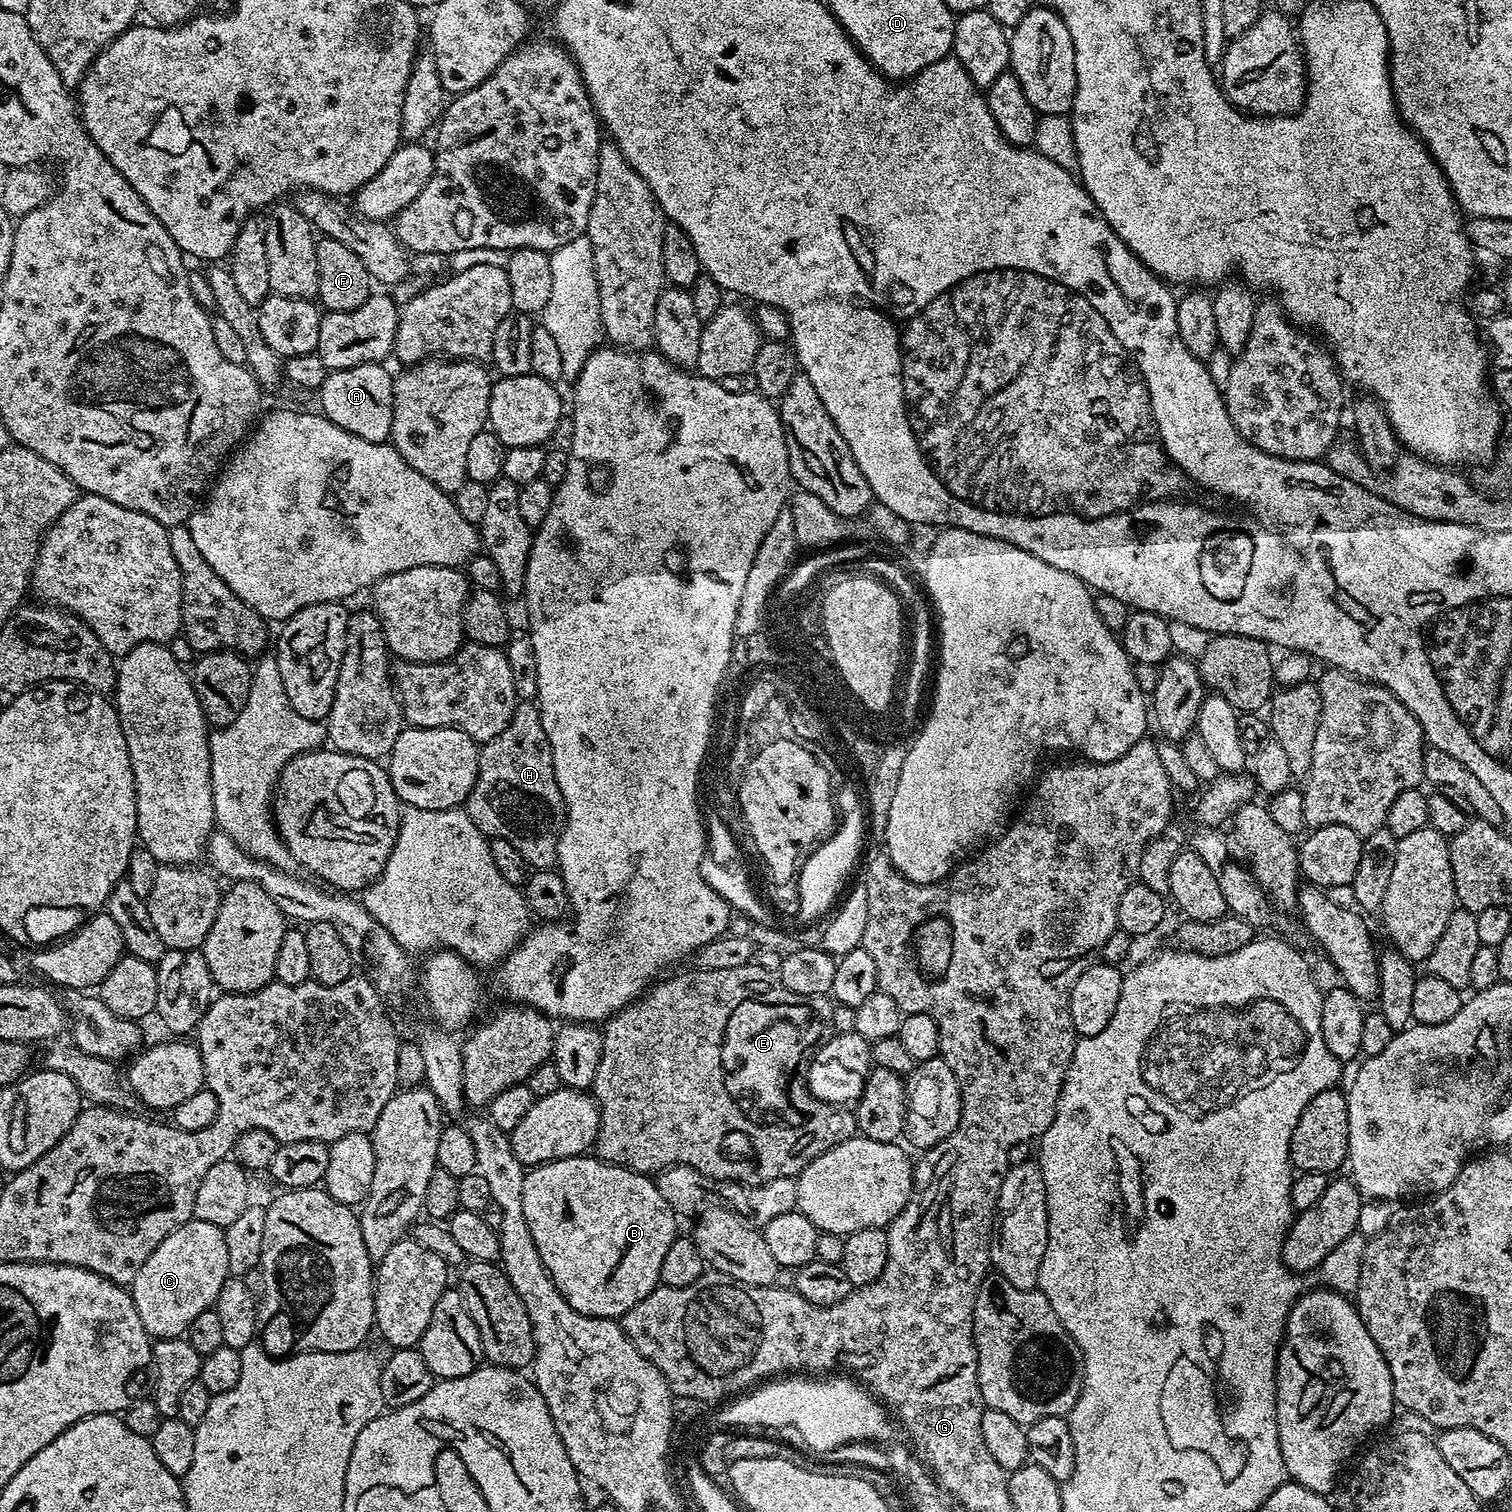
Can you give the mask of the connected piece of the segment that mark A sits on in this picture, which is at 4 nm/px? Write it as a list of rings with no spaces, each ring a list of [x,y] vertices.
[[[383,363],[363,364],[353,368],[329,371],[326,382],[320,387],[319,411],[342,430],[375,444],[385,443],[391,437],[394,422],[393,373],[384,369]]]

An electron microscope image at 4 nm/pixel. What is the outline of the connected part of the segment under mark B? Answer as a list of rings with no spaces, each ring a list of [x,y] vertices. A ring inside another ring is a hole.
[[[592,1154],[583,1156],[571,1156],[561,1160],[552,1160],[549,1164],[538,1164],[529,1167],[524,1174],[522,1186],[522,1211],[526,1214],[526,1226],[530,1226],[530,1234],[534,1234],[534,1246],[538,1246],[538,1254],[542,1254],[542,1262],[554,1282],[554,1286],[570,1302],[574,1310],[578,1310],[583,1316],[603,1316],[605,1318],[622,1318],[642,1298],[646,1298],[660,1284],[660,1271],[662,1270],[662,1258],[666,1258],[666,1250],[676,1241],[678,1229],[678,1217],[672,1208],[658,1194],[655,1183],[647,1175],[639,1172],[631,1172],[628,1168],[620,1168],[616,1164],[607,1164],[606,1161]]]

